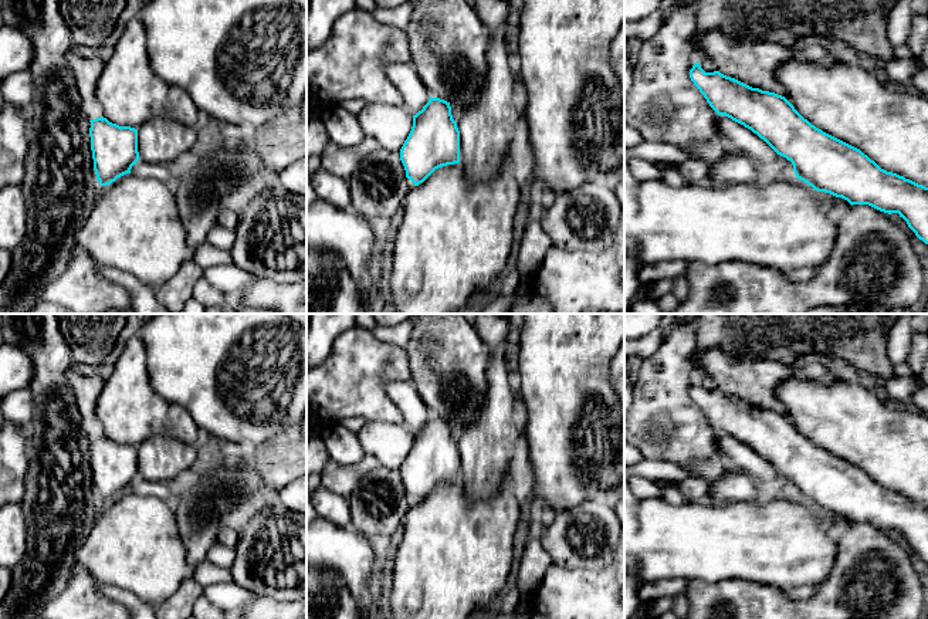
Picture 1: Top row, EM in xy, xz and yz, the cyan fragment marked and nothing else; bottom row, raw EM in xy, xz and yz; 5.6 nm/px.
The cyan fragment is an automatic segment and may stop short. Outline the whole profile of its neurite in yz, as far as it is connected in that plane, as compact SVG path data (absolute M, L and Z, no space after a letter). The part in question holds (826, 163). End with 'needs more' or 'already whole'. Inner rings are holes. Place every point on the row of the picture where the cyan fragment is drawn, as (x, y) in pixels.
M700 62L690 78L718 114L744 125L793 165L797 179L817 192L830 193L853 204L868 204L884 213L898 213L915 236L928 244L928 187L881 169L860 149L823 132L805 119L782 95L752 88L719 71L705 72Z | already whole

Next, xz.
M431 98L413 115L411 131L400 149L406 177L414 186L436 169L460 163L460 131L453 119L450 102Z | already whole

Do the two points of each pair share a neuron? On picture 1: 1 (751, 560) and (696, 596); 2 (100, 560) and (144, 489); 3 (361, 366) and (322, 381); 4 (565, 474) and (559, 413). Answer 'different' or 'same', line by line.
1: different
2: different
3: same
4: same

